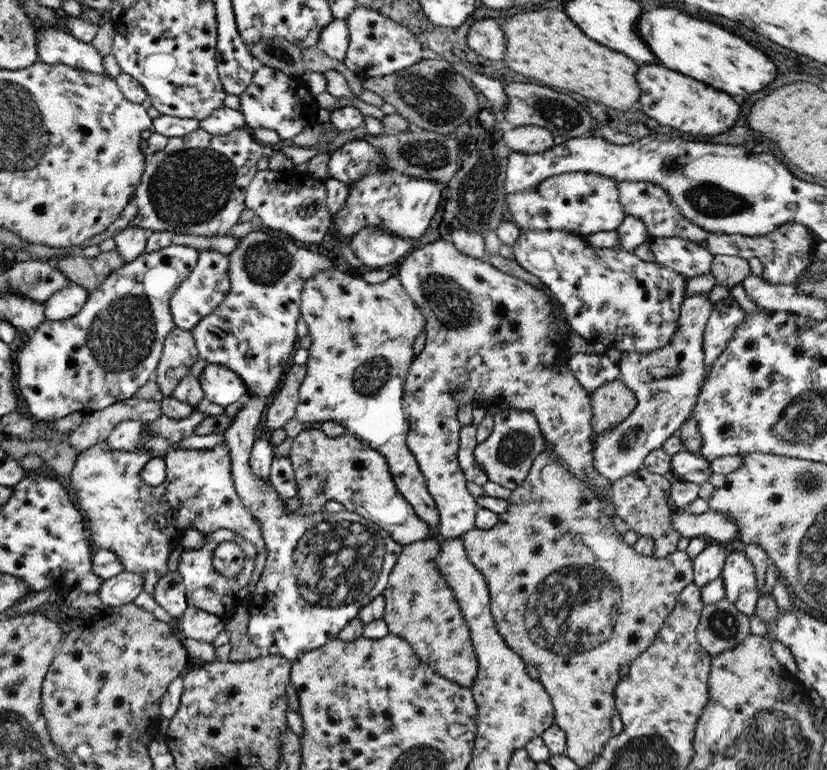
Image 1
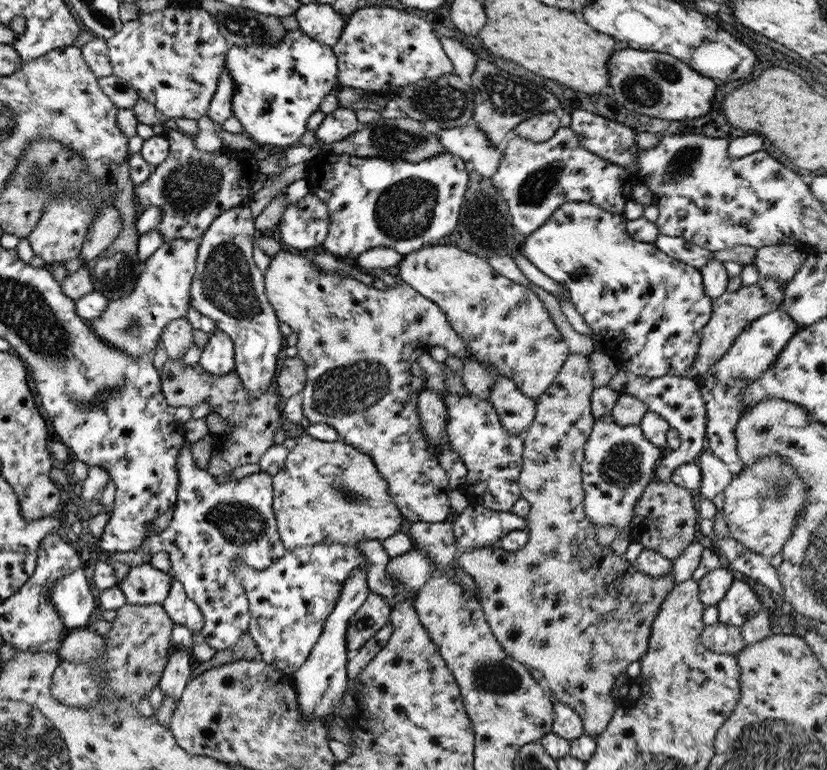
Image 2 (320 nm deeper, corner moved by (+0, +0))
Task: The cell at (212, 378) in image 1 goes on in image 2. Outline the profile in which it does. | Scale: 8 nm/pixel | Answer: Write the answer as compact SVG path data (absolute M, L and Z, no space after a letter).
M219 329L208 334L198 361L201 370L211 376L225 376L234 371L234 346L231 339Z

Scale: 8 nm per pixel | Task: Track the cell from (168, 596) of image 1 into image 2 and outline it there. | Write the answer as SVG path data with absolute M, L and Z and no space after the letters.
M147 563L128 569L117 586L122 590L127 604L159 605L168 595L170 580L168 573Z

